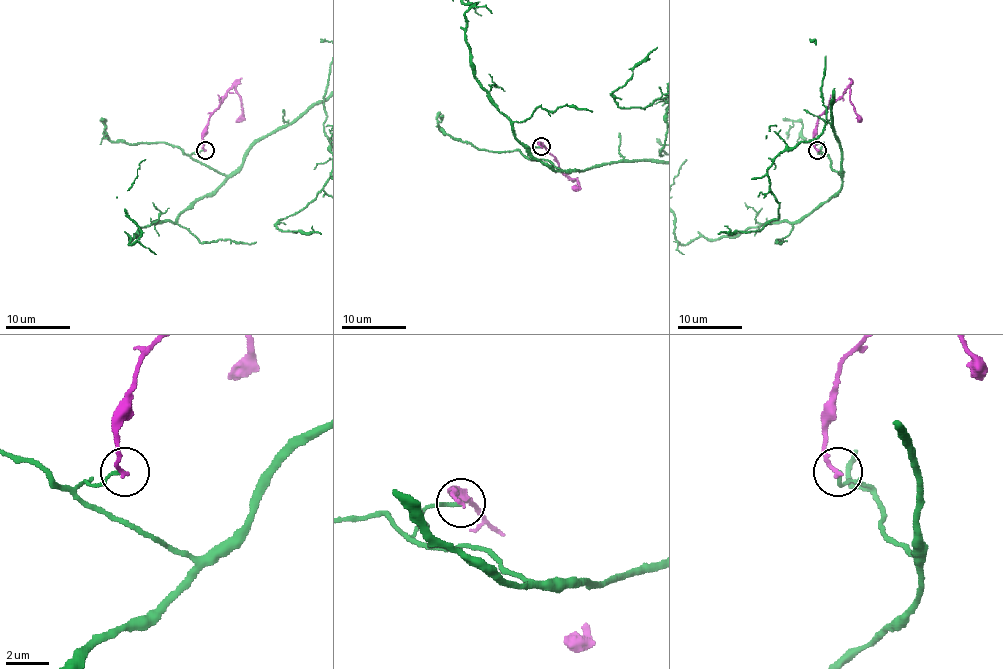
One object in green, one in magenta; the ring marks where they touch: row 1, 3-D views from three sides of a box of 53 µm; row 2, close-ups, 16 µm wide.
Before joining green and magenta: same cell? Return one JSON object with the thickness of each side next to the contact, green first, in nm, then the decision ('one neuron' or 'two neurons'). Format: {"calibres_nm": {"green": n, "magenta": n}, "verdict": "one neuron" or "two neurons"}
{"calibres_nm": {"green": 140, "magenta": 190}, "verdict": "two neurons"}

